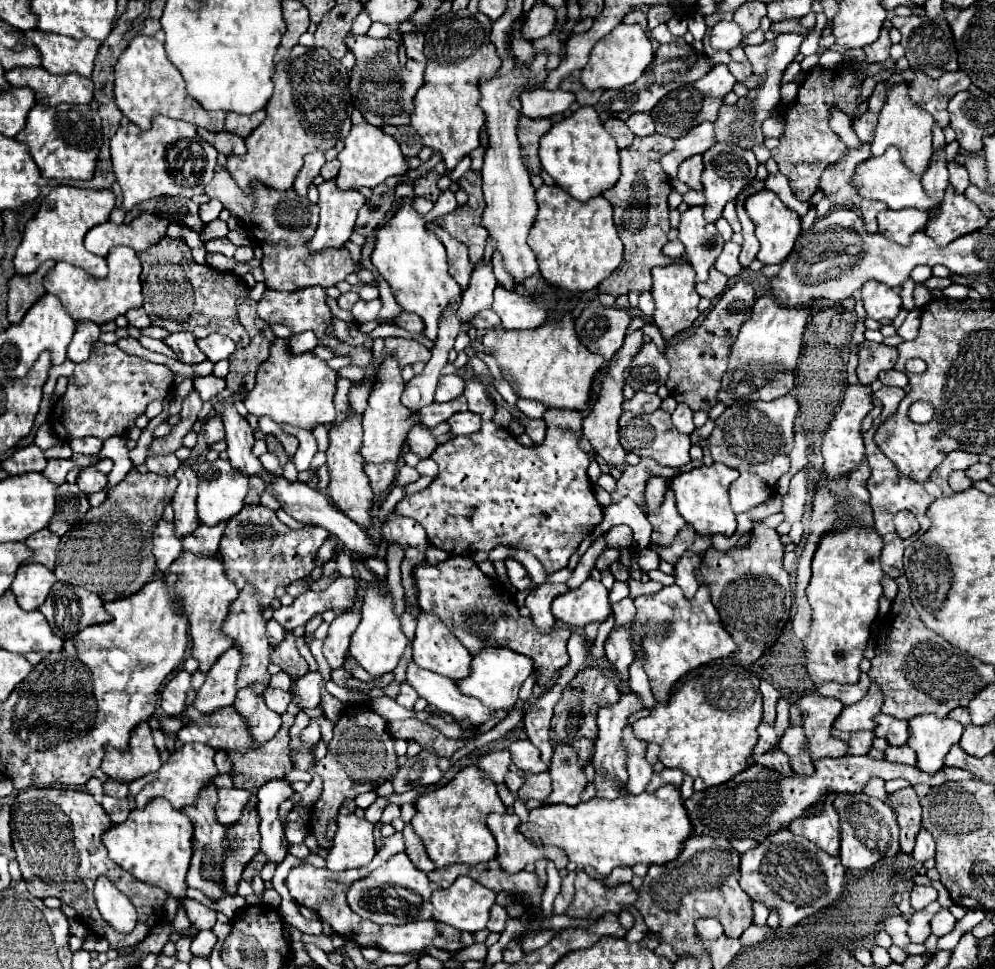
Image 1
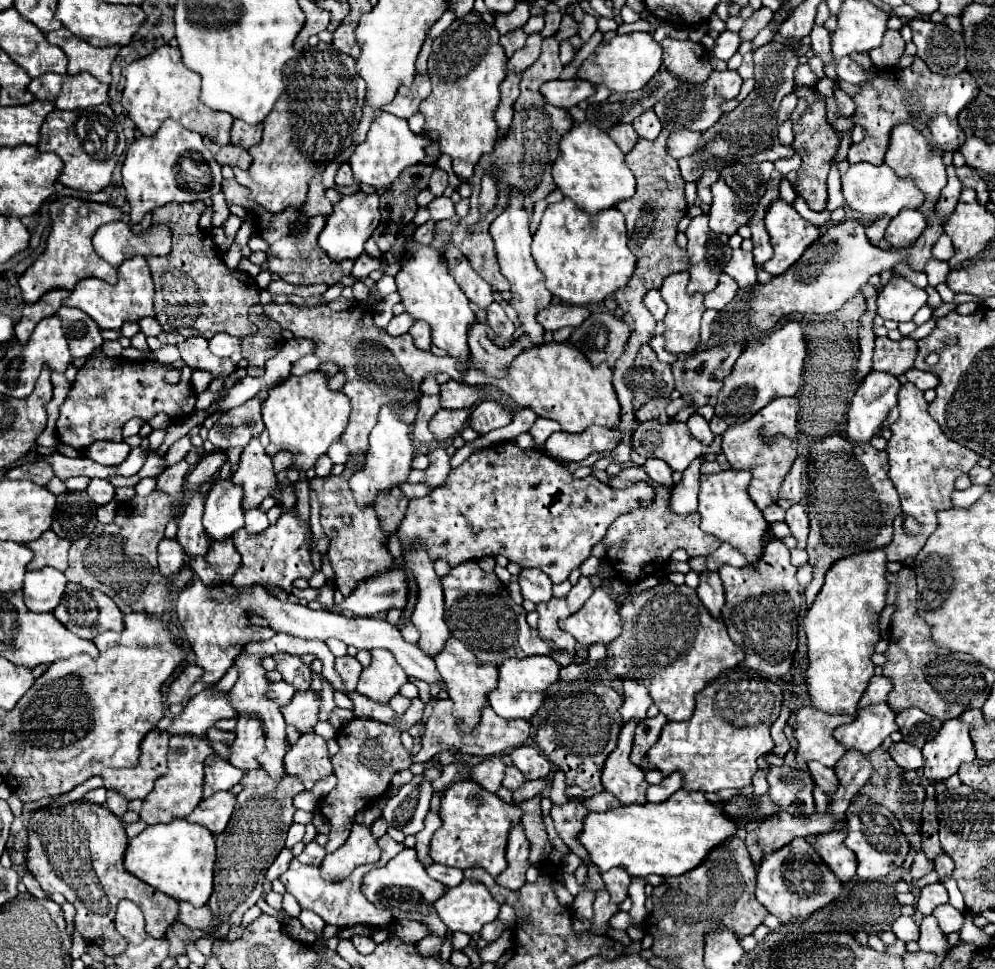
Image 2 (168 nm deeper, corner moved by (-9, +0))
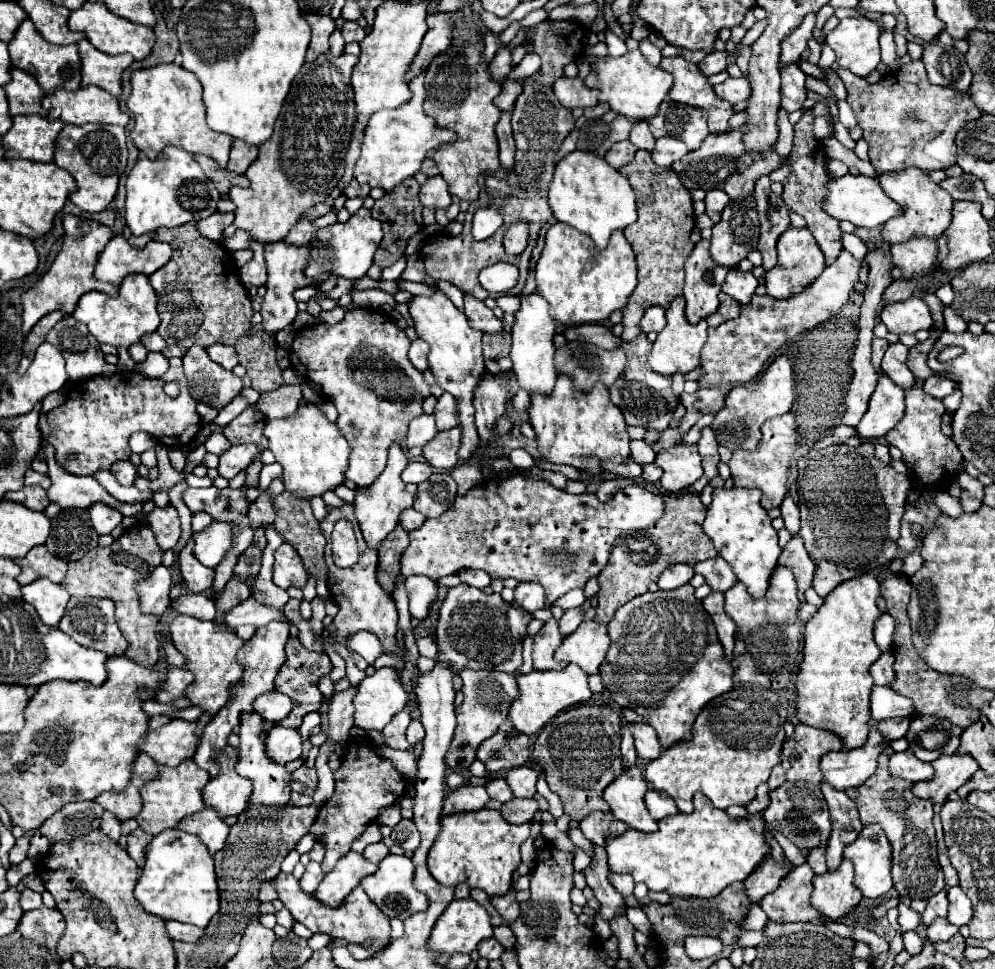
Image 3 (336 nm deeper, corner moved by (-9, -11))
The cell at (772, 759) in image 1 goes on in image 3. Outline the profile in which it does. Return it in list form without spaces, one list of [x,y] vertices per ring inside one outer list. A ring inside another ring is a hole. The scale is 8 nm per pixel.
[[[789,781],[783,783],[779,789],[771,791],[771,805],[763,813],[763,819],[803,851],[811,851],[815,847],[825,847],[827,839],[831,835],[829,811],[827,811],[827,803],[825,803],[825,797],[821,793],[819,785],[789,783]]]

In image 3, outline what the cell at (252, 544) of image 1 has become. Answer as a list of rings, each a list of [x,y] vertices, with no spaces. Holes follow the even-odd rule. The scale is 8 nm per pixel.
[[[283,543],[275,551],[273,583],[281,589],[287,589],[287,587],[303,589],[303,585],[307,583],[307,571],[305,571],[297,551],[289,543]]]

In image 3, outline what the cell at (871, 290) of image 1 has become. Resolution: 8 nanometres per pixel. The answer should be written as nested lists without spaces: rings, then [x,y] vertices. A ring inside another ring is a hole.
[[[909,297],[907,301],[887,305],[881,313],[881,321],[887,325],[889,333],[917,333],[921,329],[931,329],[933,319],[929,315],[929,307],[921,297]]]

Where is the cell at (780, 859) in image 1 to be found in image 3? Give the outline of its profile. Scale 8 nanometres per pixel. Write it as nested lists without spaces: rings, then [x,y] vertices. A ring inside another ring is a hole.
[[[809,865],[795,867],[791,873],[787,873],[779,889],[765,895],[761,901],[763,911],[771,921],[781,923],[797,923],[797,921],[817,921],[821,915],[811,907],[809,897],[813,891],[811,885],[813,871]]]

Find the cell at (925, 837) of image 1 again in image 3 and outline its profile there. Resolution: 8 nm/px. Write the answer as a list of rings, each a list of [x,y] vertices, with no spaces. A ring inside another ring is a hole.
[[[949,887],[947,889],[947,897],[949,897],[949,923],[963,927],[971,921],[973,917],[973,909],[971,909],[971,901],[967,899],[967,895],[963,895],[961,887]]]

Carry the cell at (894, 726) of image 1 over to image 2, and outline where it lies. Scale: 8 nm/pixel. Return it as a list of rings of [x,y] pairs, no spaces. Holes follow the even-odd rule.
[[[911,708],[911,710],[903,710],[897,714],[897,726],[905,742],[917,748],[923,748],[923,744],[931,740],[931,736],[935,736],[935,732],[939,730],[941,720],[927,716],[919,708]]]

